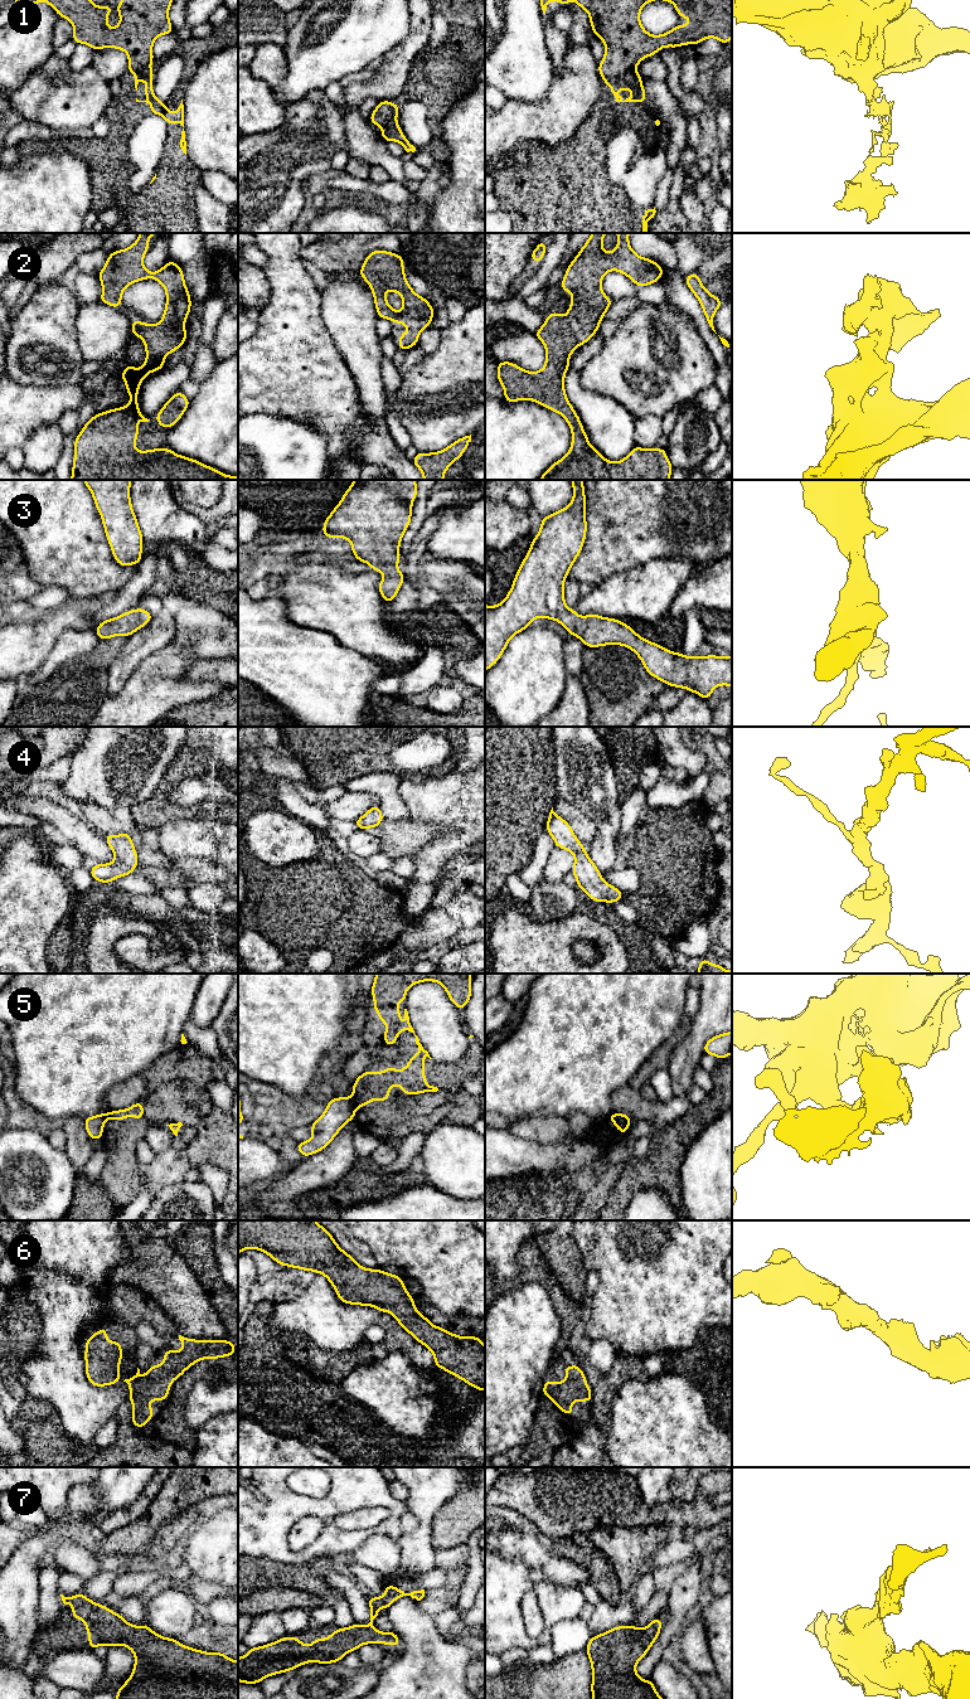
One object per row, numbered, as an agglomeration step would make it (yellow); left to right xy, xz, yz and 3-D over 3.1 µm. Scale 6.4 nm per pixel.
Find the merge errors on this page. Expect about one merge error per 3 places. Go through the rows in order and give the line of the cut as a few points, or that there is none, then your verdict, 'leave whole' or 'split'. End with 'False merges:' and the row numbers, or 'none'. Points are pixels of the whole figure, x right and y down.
1: yz (635, 67), (620, 74), (602, 77) | split
2: no cut | leave whole
3: no cut | leave whole
4: no cut | leave whole
5: xz (350, 1097), (355, 1108) | split
6: no cut | leave whole
7: no cut | leave whole
False merges: 1, 5

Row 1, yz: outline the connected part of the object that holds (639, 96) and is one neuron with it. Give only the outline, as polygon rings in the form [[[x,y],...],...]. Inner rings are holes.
[[[632,68],[621,76],[602,77],[602,81],[612,88],[611,92],[613,93],[616,102],[646,102],[646,93],[642,87],[642,79],[636,68]],[[619,88],[624,91],[627,91],[630,88],[632,91],[632,96],[624,101],[622,97],[617,93]]]

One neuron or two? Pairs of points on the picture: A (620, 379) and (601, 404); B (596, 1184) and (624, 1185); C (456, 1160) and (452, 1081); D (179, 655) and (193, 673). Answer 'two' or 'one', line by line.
A: two
B: two
C: two
D: two

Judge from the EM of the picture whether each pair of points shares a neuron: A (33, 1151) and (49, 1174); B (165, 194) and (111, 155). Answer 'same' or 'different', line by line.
A: same
B: same

